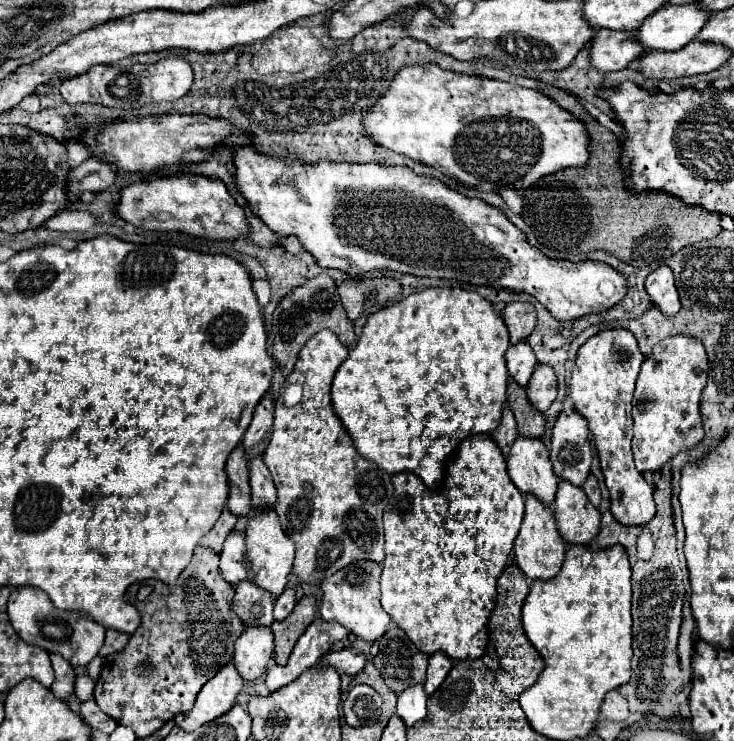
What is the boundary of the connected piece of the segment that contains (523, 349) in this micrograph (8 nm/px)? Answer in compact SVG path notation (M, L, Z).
M526 341L510 345L510 349L506 351L506 365L508 365L510 377L520 387L526 387L530 381L530 375L534 373L534 367L536 367L536 357L532 353L532 347Z

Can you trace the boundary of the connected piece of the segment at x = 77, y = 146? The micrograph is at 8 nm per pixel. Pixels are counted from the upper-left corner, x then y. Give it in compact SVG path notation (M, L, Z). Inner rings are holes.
M68 141L66 151L68 151L68 165L70 167L78 167L82 161L86 161L90 157L90 149L78 141Z

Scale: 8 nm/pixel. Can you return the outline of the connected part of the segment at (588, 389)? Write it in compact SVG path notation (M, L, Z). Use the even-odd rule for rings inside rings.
M606 329L592 335L580 349L574 361L568 395L574 401L576 411L588 421L594 435L594 443L600 457L600 467L610 491L612 515L622 525L646 525L656 515L652 501L652 487L644 475L636 471L630 441L632 441L632 395L634 383L640 373L644 355L638 349L636 337L626 329Z

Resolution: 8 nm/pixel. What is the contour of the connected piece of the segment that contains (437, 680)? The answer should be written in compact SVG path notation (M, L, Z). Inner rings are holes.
M442 651L430 655L428 673L426 673L426 681L424 681L424 689L428 695L432 695L440 687L440 683L446 679L450 669L452 669L452 659L446 657Z

